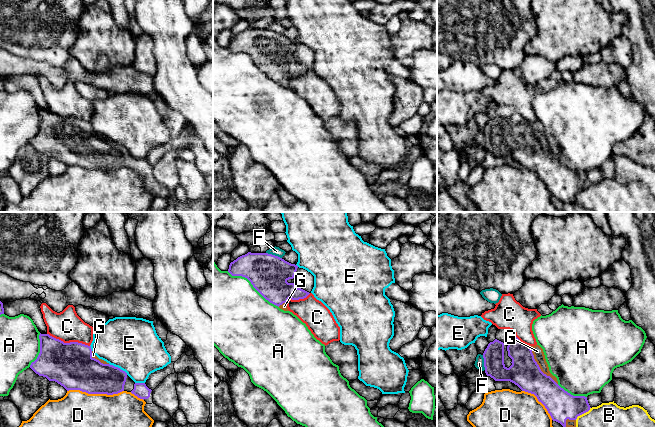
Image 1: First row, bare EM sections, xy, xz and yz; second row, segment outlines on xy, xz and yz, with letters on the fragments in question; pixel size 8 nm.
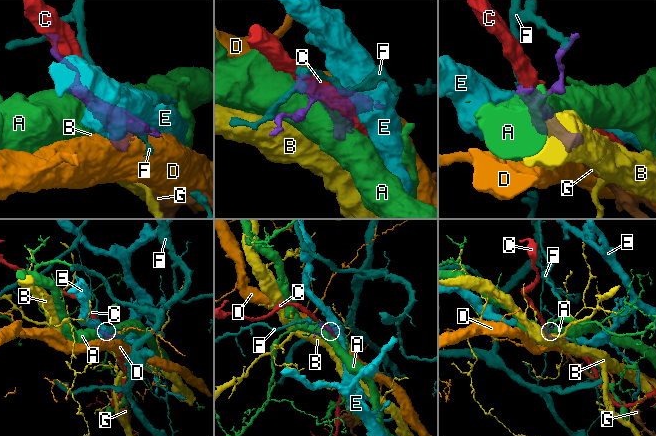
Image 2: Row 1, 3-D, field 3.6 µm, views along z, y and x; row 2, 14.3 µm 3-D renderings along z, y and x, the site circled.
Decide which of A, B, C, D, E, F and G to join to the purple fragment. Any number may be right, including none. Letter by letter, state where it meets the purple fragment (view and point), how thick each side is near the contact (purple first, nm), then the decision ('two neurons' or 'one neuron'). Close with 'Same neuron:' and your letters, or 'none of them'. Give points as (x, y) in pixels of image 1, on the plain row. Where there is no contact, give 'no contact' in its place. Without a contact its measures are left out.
A: xz (252, 60) | 320/480 nm | two neurons
B: yz (583, 189) | 240/320 nm | two neurons
C: xy (68, 119) | 360/240 nm | two neurons
D: xy (95, 169) | 340/500 nm | two neurons
E: xy (117, 143) | 280/420 nm | two neurons
F: xz (274, 31) | 320/70 nm | two neurons
G: yz (538, 142) | 240/90 nm | one neuron
Same neuron: G

